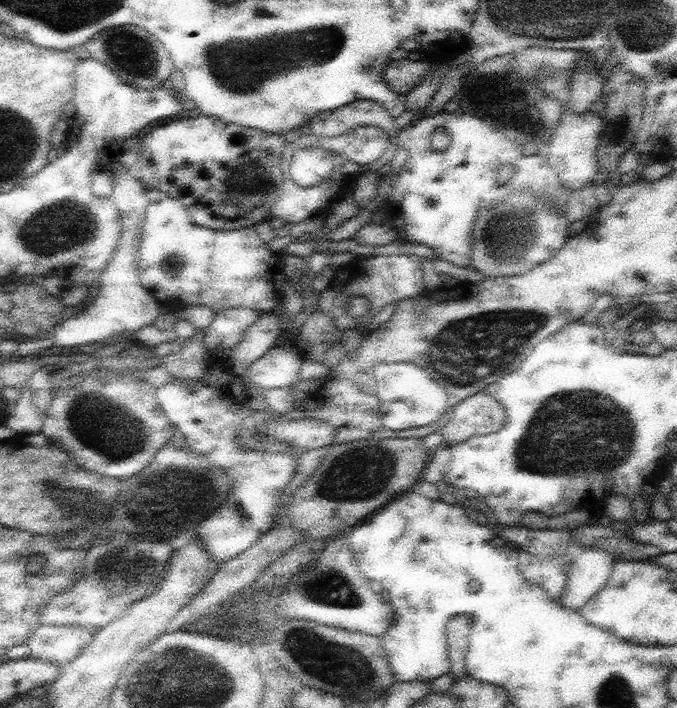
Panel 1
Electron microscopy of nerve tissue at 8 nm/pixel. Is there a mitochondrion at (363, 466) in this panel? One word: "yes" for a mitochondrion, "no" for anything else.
yes

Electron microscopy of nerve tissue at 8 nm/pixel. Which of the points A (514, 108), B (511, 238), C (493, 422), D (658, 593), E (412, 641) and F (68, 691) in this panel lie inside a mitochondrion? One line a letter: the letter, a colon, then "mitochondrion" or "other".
A: mitochondrion
B: mitochondrion
C: other
D: other
E: other
F: other

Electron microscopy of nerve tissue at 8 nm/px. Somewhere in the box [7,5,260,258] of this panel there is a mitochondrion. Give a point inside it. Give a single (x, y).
(125, 49)

